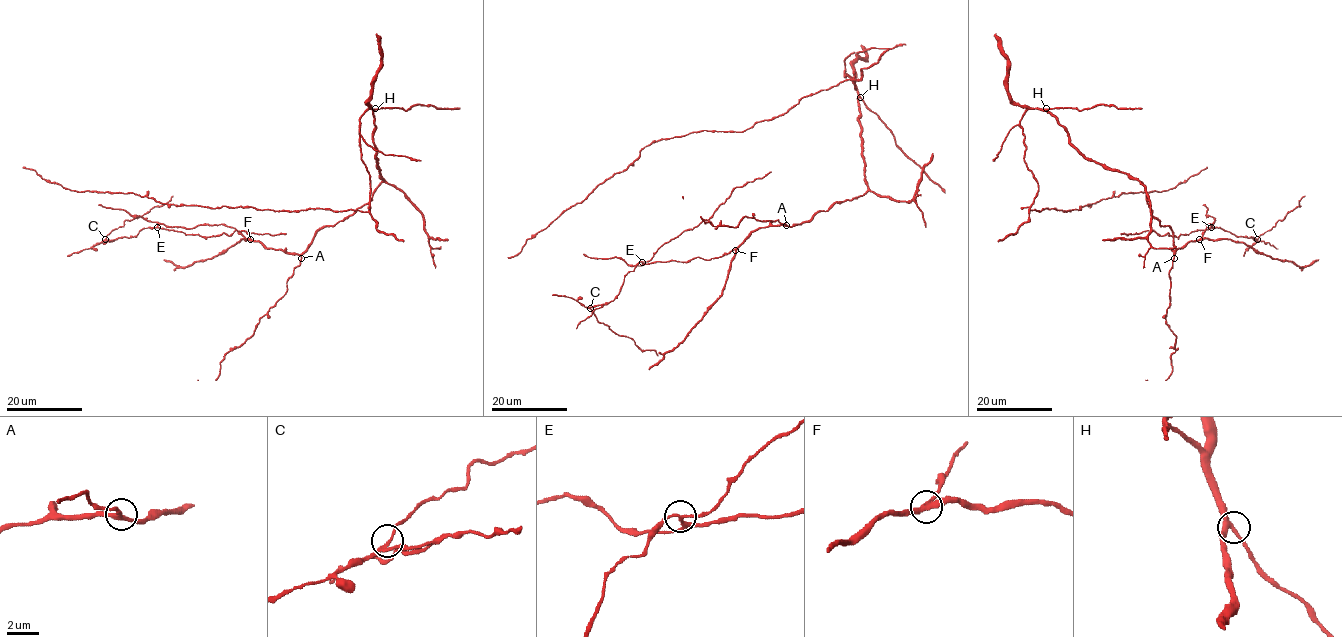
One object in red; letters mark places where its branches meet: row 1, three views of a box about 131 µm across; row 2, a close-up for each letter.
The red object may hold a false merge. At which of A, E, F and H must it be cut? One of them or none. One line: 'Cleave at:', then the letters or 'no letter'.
Cleave at: E

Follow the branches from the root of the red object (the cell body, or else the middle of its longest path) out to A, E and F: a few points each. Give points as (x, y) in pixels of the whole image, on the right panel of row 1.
A: (1060, 124), (1069, 142), (1086, 158), (1126, 172), (1143, 185), (1150, 213), (1173, 233), (1174, 258)
E: (1060, 124), (1086, 158), (1143, 185), (1150, 213), (1173, 233), (1174, 254), (1211, 227)
F: (1060, 124), (1086, 158), (1126, 172), (1143, 185), (1150, 213), (1173, 233), (1174, 254), (1199, 239)

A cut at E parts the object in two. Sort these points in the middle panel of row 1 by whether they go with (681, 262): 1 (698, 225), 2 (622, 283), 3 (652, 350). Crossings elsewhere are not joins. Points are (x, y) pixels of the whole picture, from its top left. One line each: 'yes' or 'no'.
1: no
2: no
3: no

